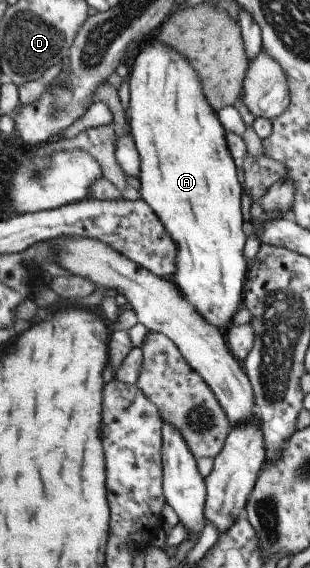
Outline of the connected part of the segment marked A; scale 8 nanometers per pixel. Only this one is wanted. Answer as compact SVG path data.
M152 41L142 47L125 76L129 87L126 121L139 156L138 193L172 241L176 241L176 273L172 279L178 285L177 291L206 323L225 333L232 325L234 314L242 308L247 265L242 255L247 237L240 211L243 191L236 179L237 163L226 149L225 131L216 113L208 107L194 69L180 53L168 49L168 45Z

